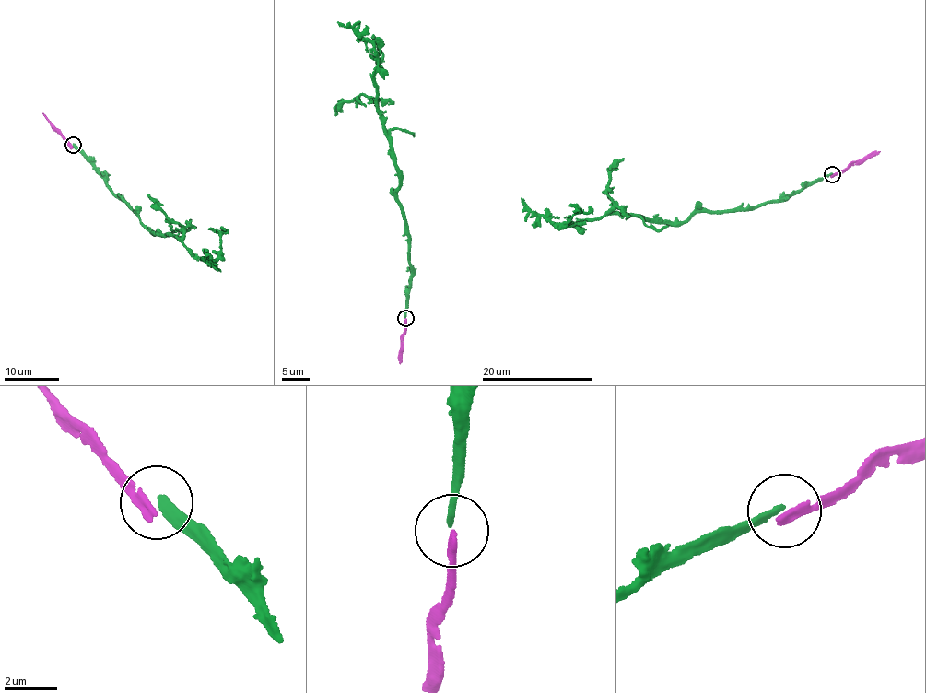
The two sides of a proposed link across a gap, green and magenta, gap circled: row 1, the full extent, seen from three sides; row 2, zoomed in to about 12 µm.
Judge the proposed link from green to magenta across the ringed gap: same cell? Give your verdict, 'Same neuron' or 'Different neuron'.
Different neuron

